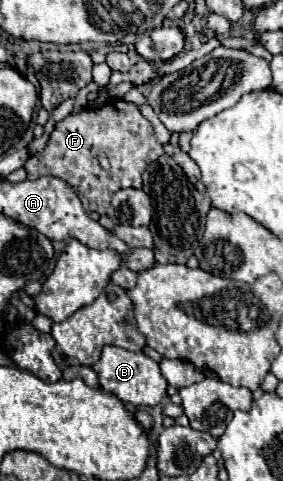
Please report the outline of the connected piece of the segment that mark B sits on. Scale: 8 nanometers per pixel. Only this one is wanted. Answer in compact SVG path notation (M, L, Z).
M106 346L102 348L100 360L92 366L92 370L98 374L98 382L106 392L116 394L122 402L134 404L134 406L156 406L166 396L166 380L160 374L158 362L148 358L144 352L128 352L124 348Z

